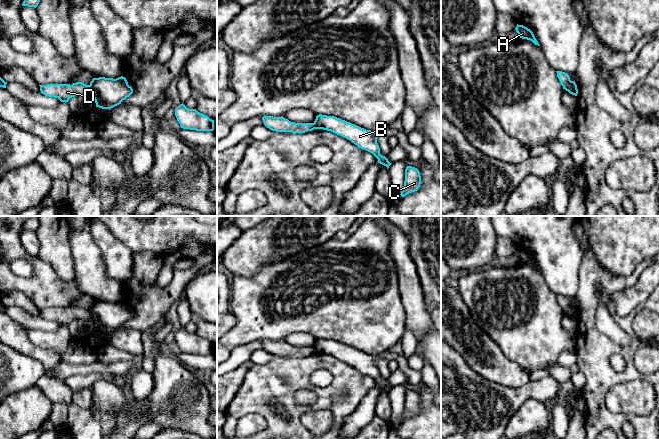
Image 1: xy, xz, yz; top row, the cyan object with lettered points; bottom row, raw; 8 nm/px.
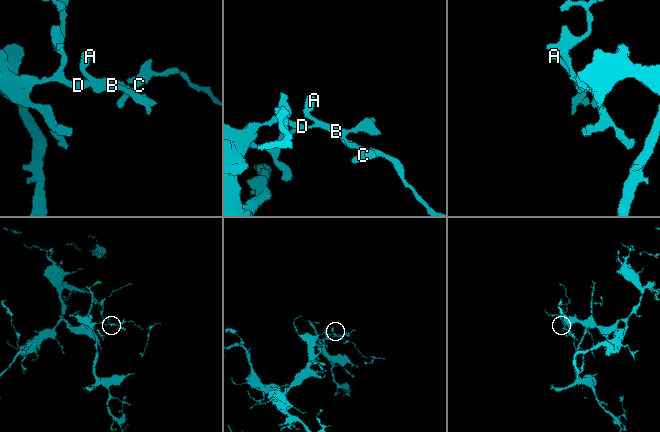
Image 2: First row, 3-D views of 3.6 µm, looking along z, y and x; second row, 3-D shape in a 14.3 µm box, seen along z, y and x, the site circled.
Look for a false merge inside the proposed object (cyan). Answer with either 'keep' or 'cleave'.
cleave

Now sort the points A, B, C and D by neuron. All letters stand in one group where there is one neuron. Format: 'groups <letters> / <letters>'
groups A B C / D

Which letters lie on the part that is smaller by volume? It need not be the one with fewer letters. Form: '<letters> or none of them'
A, B, C

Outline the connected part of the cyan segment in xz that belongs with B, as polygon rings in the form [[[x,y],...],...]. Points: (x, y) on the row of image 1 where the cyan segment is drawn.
[[[322,114],[316,116],[314,125],[316,129],[331,131],[350,140],[359,148],[372,153],[378,159],[378,163],[386,166],[387,169],[392,164],[385,156],[380,154],[380,148],[377,143],[378,131],[366,130],[335,116]]]

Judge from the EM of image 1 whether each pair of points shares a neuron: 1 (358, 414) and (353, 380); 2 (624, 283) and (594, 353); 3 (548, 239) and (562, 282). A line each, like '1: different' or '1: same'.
1: different
2: same
3: same

